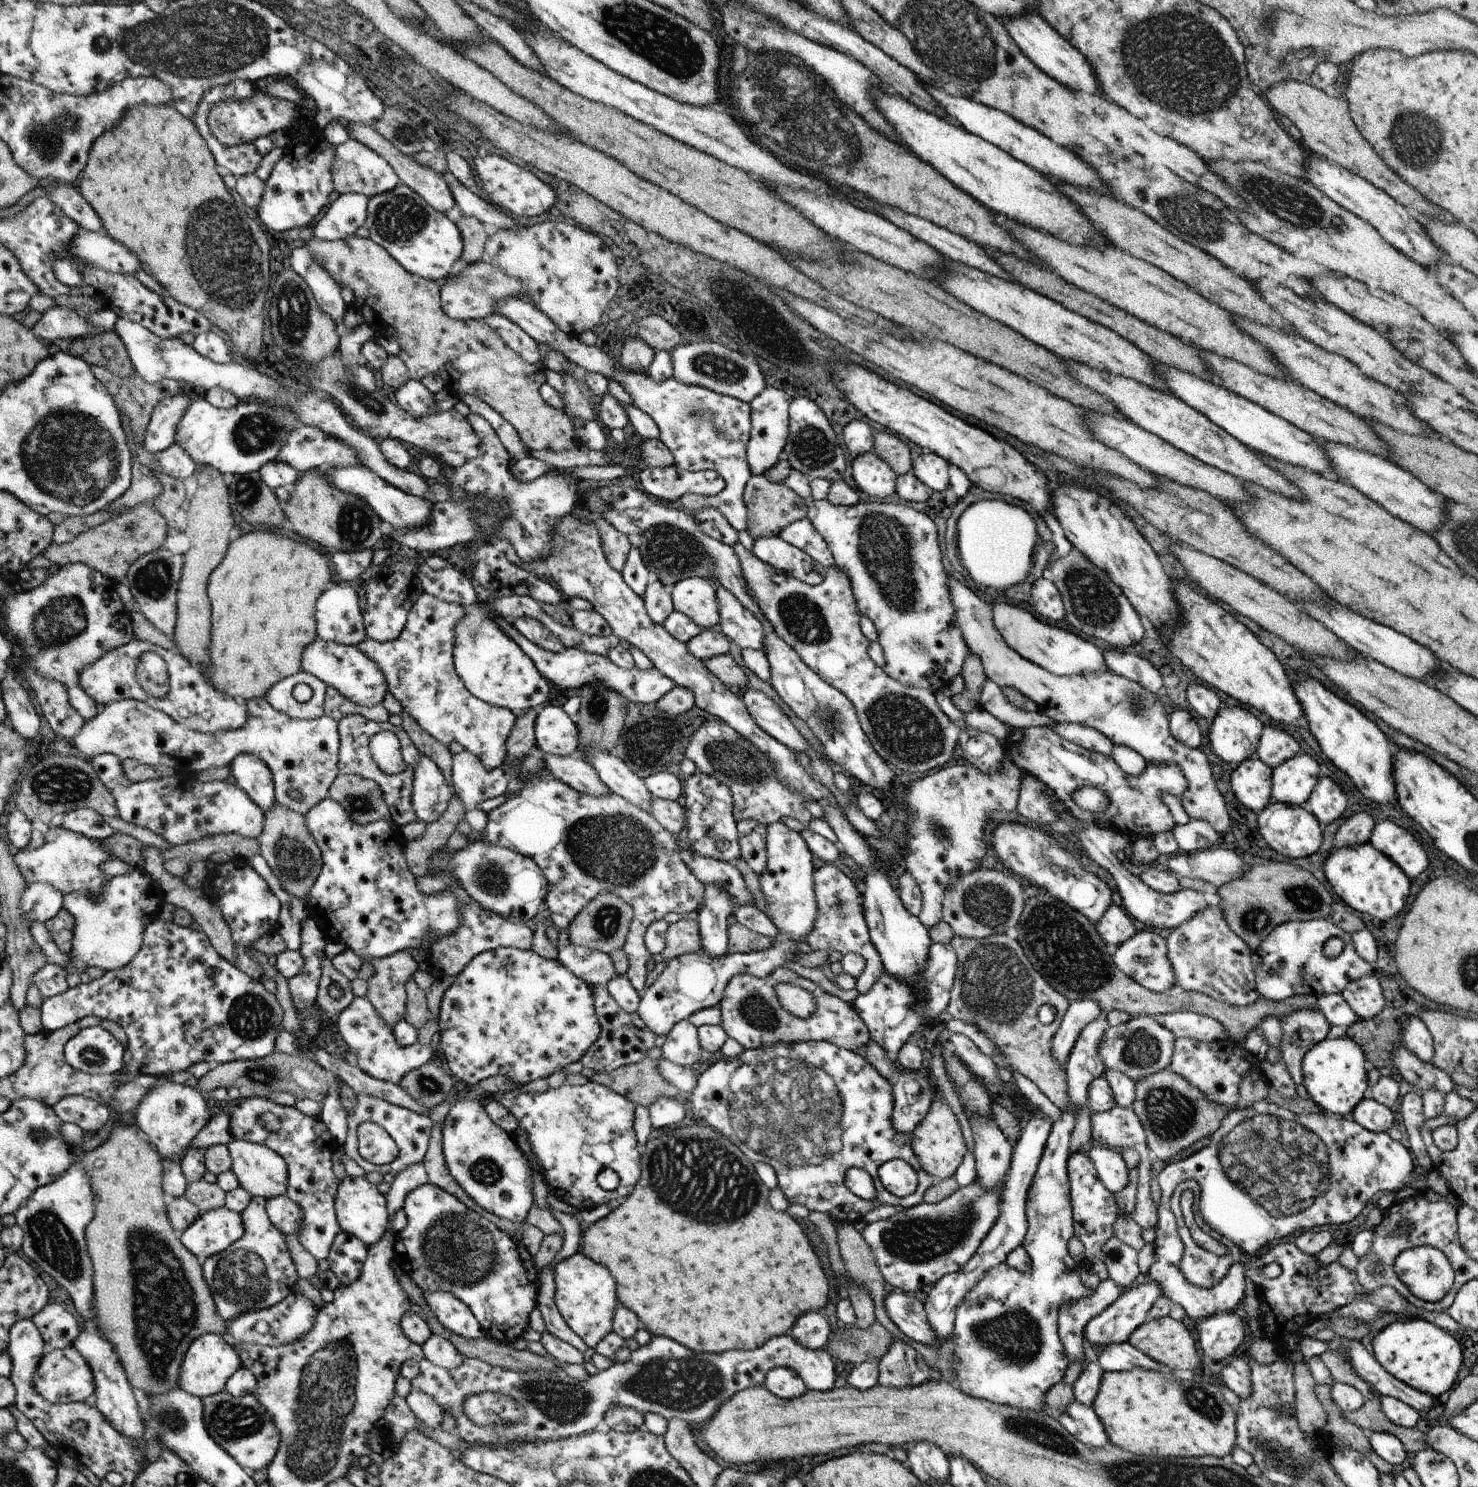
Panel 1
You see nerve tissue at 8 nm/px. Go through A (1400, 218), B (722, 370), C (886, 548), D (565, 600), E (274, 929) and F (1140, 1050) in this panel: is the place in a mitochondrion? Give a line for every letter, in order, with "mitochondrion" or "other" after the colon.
A: other
B: mitochondrion
C: mitochondrion
D: other
E: other
F: mitochondrion

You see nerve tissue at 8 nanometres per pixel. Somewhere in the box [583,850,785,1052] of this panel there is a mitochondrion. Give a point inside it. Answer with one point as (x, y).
(756, 1009)

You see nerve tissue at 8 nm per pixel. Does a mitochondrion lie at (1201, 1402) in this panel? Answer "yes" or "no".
yes

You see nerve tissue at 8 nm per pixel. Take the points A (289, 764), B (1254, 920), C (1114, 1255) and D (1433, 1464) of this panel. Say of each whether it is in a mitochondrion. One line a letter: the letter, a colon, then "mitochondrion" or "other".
A: other
B: mitochondrion
C: other
D: mitochondrion

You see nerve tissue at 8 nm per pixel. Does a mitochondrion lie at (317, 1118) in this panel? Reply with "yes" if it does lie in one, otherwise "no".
no

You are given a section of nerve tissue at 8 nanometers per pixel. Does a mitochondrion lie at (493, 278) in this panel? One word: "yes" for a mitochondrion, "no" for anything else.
yes

